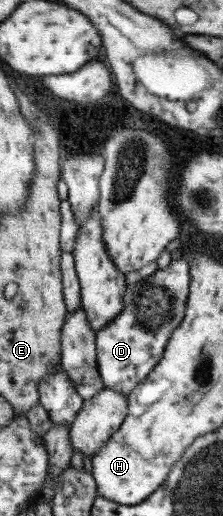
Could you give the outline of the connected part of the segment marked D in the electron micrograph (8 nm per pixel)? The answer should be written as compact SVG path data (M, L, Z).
M171 260L167 268L128 287L124 312L96 334L99 370L106 388L130 394L164 357L165 347L188 309L192 280L189 270L187 260Z

